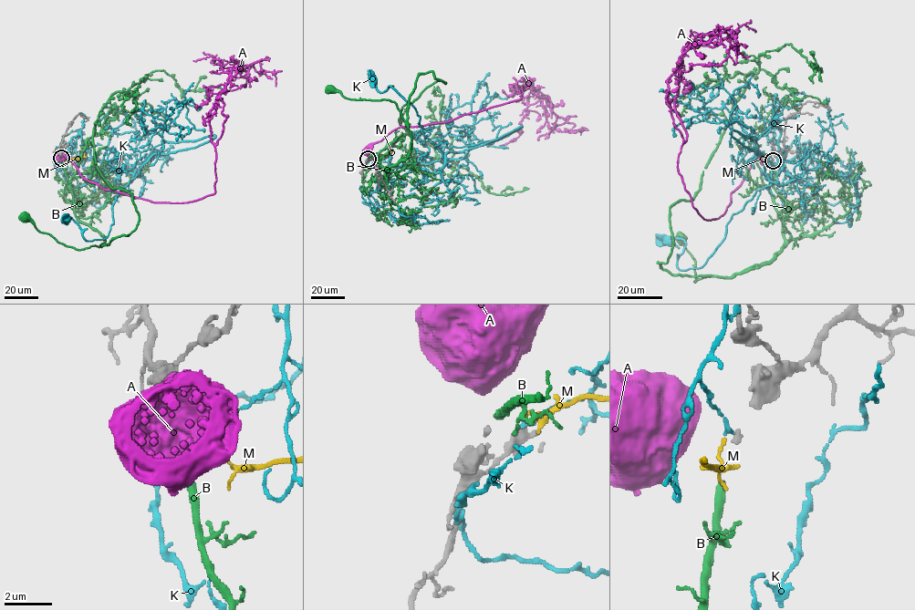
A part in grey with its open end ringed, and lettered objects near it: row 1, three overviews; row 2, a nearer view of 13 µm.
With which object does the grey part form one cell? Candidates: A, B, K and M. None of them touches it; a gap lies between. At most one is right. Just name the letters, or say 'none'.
B

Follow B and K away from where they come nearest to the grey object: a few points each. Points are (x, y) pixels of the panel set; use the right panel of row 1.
B: (772, 163), (769, 191), (784, 242), (771, 260), (728, 278), (695, 281), (695, 261), (681, 238)
K: (773, 159), (767, 129), (792, 179), (757, 190), (702, 266), (680, 270), (685, 242), (667, 242)

